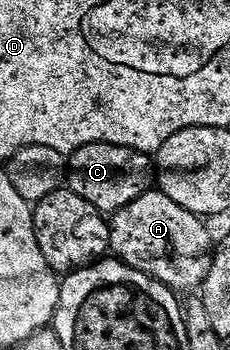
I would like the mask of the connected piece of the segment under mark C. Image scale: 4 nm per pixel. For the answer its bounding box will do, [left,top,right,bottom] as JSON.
[67,144,155,214]

